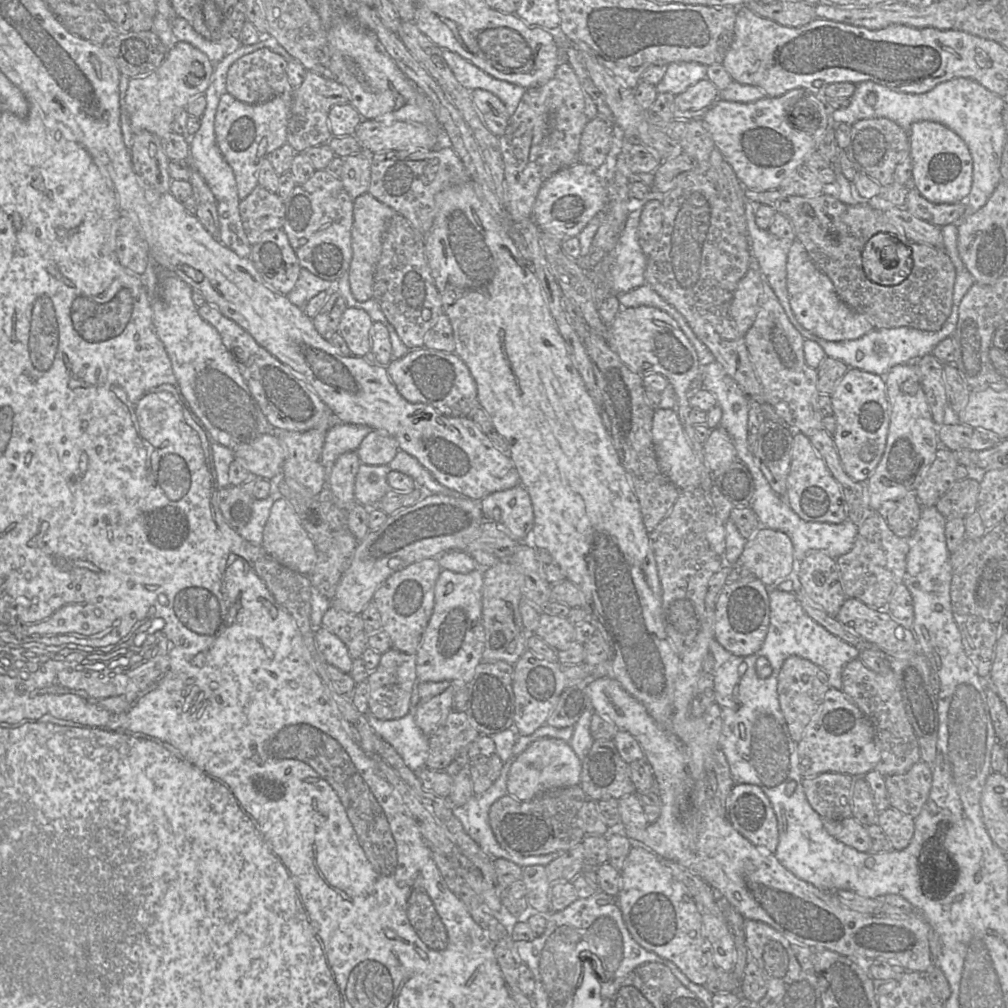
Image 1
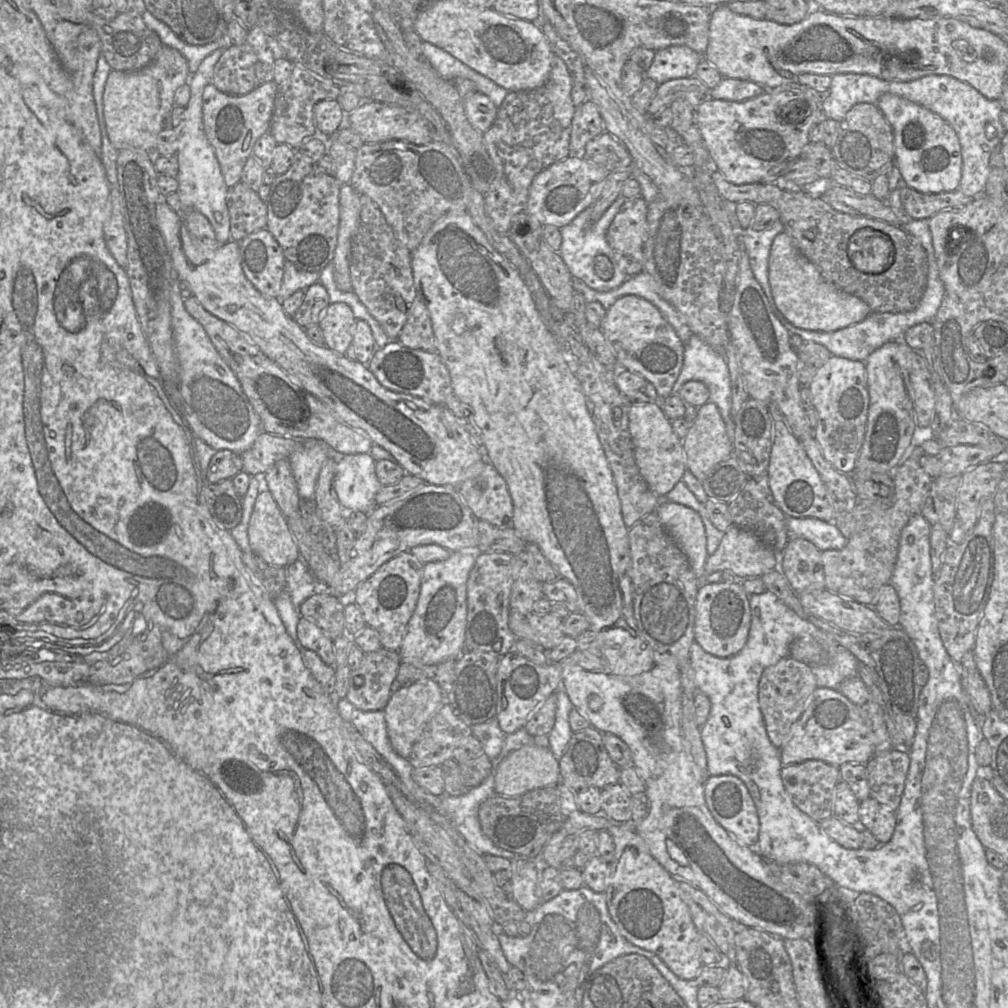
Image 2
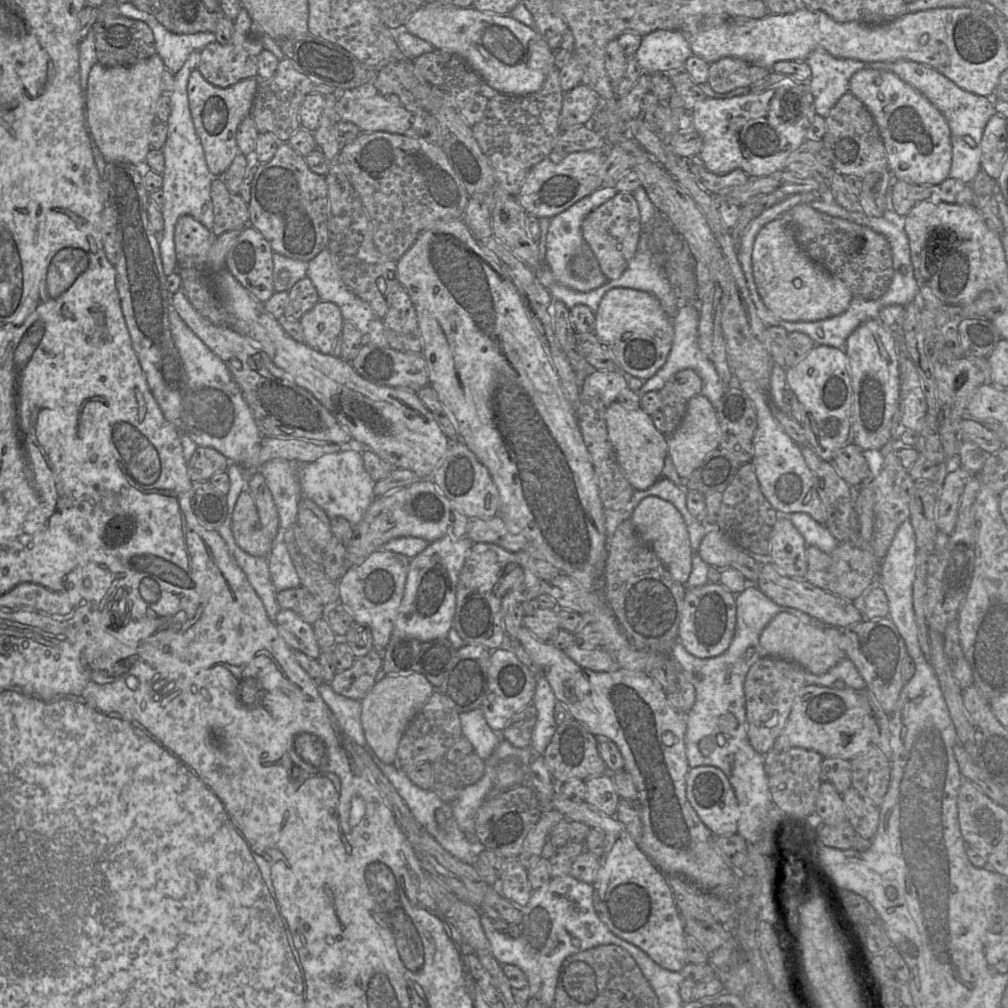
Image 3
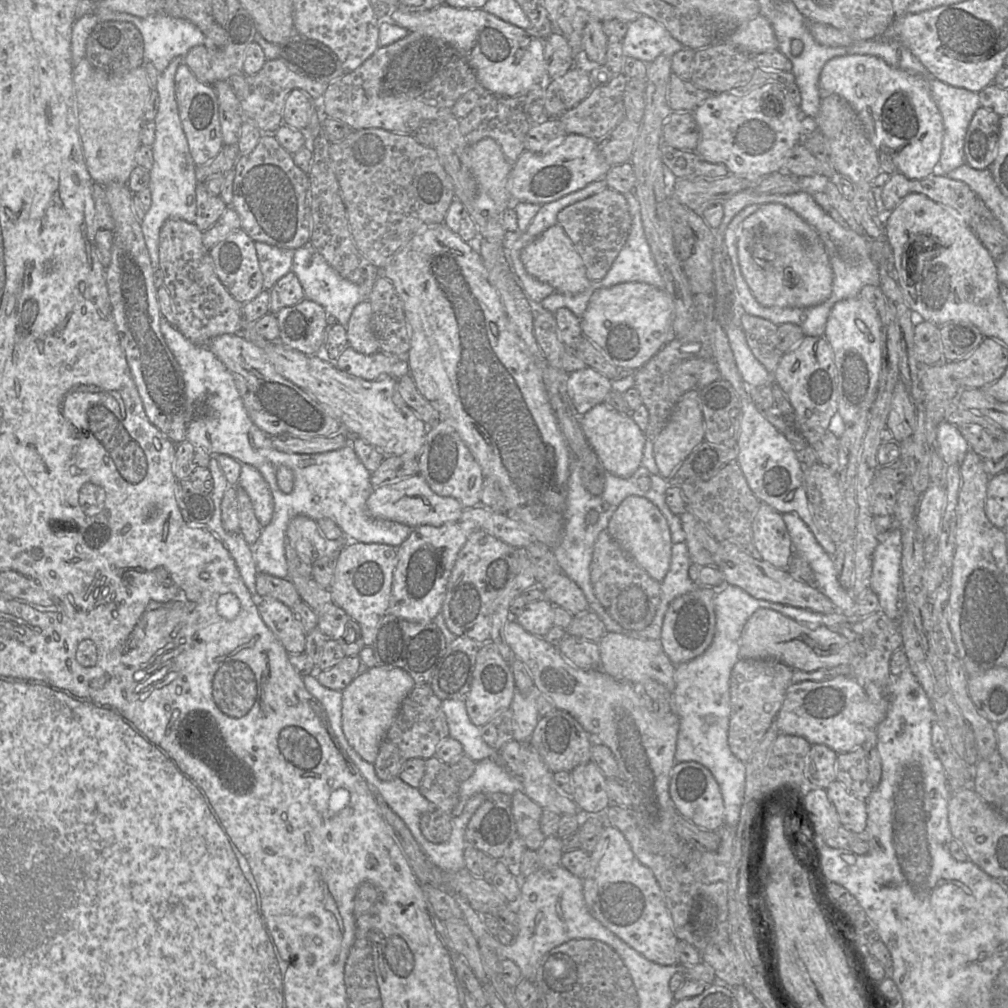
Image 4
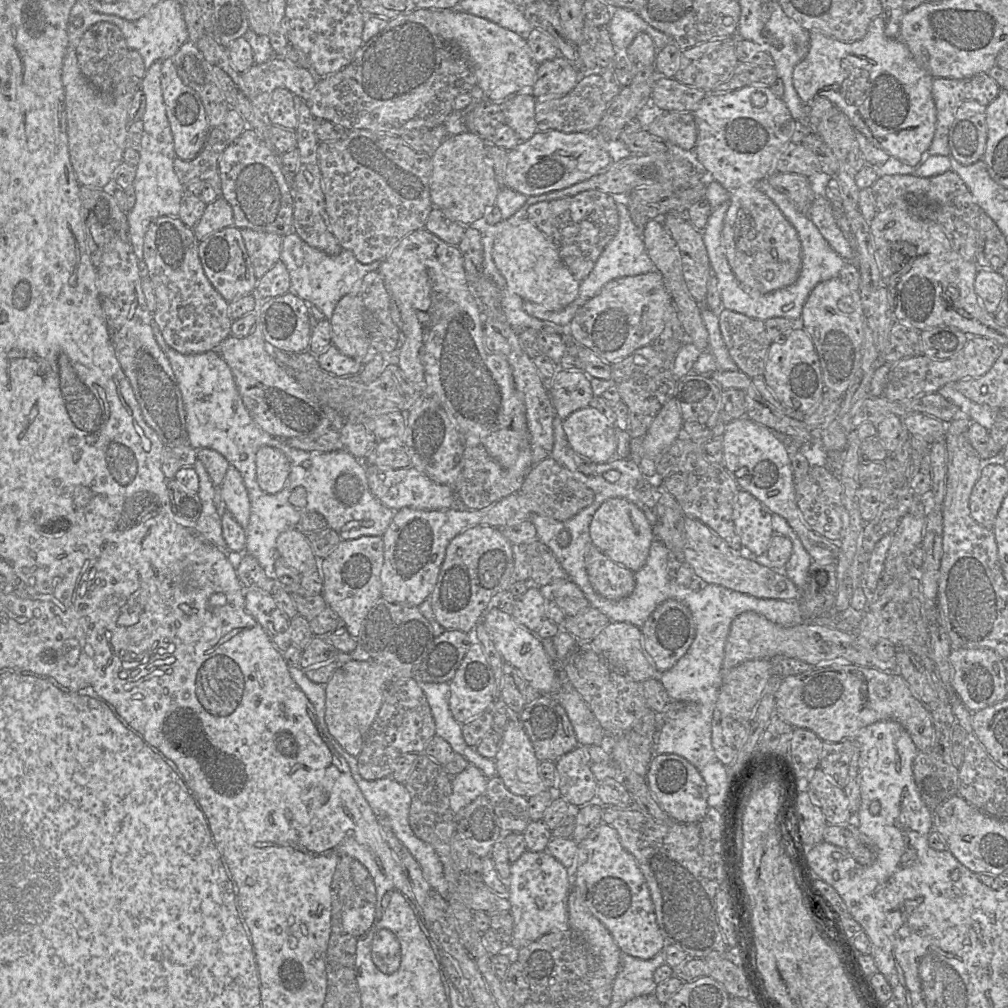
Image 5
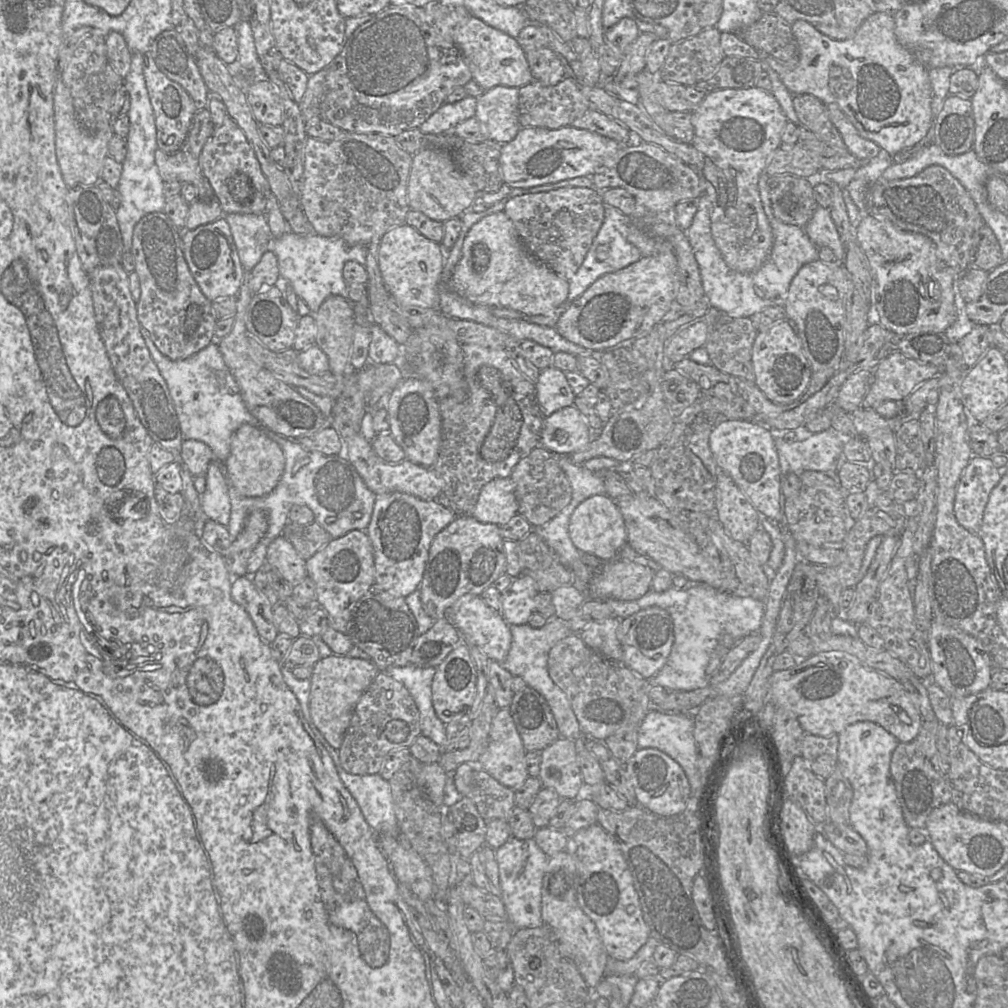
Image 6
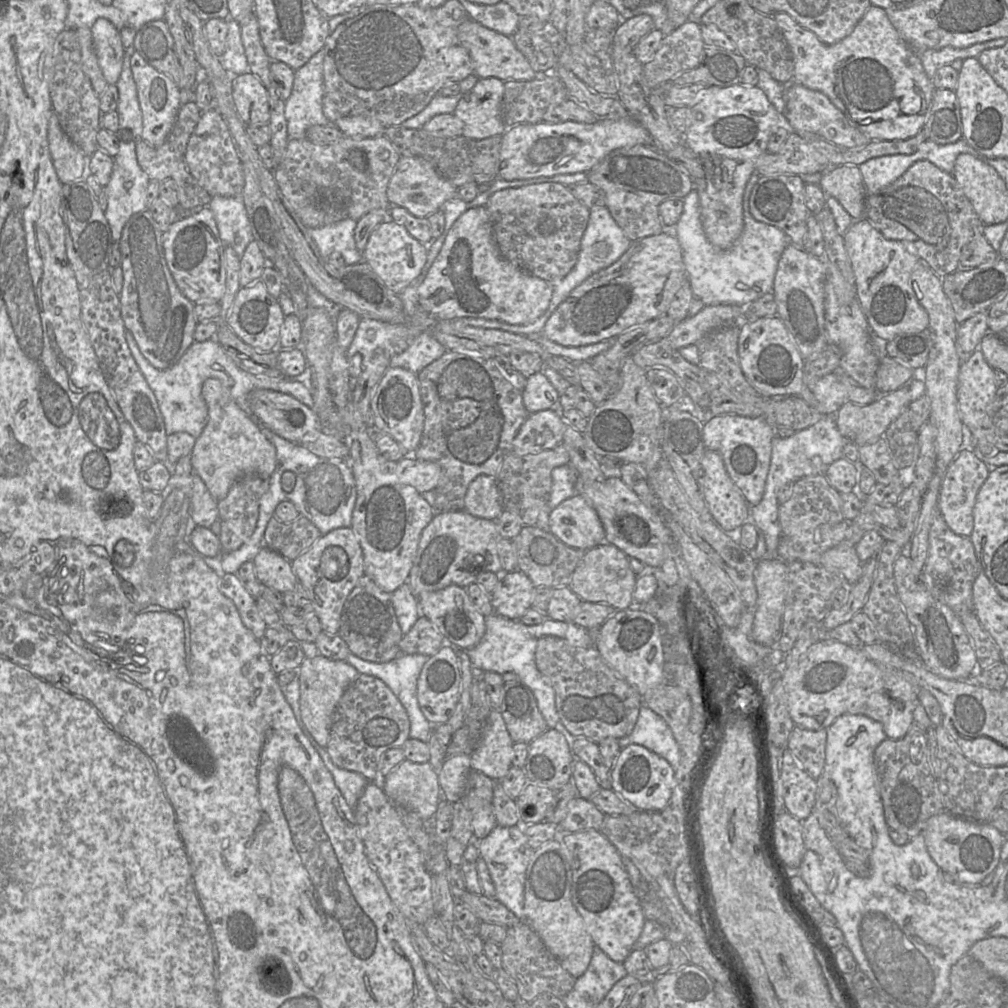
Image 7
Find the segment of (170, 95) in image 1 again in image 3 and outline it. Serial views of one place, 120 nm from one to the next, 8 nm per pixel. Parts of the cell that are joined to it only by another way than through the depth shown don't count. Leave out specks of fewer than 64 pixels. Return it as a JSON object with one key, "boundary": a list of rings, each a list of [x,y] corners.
{"boundary":[[[154,55],[127,67],[104,67],[96,63],[90,70],[85,92],[85,122],[93,144],[99,149],[107,163],[129,162],[136,166],[145,164],[151,150],[149,134],[156,121],[156,106],[163,91],[162,75],[166,71],[162,59]]]}

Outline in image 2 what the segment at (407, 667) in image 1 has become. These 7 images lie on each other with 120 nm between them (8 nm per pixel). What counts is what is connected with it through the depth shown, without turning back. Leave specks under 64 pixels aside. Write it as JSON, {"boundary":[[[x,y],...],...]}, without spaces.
{"boundary":[[[384,648],[364,654],[357,669],[350,671],[345,699],[362,711],[382,711],[402,663],[398,651]]]}

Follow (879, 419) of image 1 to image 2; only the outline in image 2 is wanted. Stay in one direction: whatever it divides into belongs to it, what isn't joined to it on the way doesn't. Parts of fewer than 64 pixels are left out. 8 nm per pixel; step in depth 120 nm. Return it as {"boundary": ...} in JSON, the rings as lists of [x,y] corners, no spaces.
{"boundary":[[[832,355],[818,369],[809,382],[808,388],[811,392],[813,407],[817,412],[817,424],[813,428],[813,436],[818,442],[824,458],[838,471],[850,475],[856,469],[869,412],[870,397],[865,363]]]}

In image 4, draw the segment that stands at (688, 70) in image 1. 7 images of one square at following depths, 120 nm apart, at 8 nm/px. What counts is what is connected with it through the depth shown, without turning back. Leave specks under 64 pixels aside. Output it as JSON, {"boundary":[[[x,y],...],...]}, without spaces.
{"boundary":[[[645,15],[627,24],[621,46],[624,56],[645,64],[653,62],[661,55],[671,58],[684,48],[662,24]]]}

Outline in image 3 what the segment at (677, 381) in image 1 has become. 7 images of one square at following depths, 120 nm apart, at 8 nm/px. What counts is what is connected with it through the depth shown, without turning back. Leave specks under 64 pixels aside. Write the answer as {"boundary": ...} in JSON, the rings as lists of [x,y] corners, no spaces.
{"boundary":[[[612,288],[603,296],[595,311],[595,316],[593,332],[613,354],[617,364],[624,372],[642,380],[648,380],[663,367],[672,347],[673,320],[669,318],[653,295],[631,288]]]}

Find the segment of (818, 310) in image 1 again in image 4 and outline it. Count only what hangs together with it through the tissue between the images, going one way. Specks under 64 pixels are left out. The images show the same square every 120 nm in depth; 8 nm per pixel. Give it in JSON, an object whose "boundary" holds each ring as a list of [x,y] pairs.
{"boundary":[[[764,203],[739,225],[738,262],[756,300],[768,307],[805,308],[818,305],[832,292],[833,272],[818,232],[780,203]]]}

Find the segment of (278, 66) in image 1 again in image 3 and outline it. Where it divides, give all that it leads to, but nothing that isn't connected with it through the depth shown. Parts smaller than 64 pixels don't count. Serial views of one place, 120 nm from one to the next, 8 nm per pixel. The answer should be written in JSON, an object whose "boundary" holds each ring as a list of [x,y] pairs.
{"boundary":[[[243,7],[234,22],[234,32],[228,44],[218,42],[208,44],[200,51],[197,70],[212,85],[219,88],[230,87],[244,79],[256,78],[258,73],[258,57],[264,49],[263,31]]]}

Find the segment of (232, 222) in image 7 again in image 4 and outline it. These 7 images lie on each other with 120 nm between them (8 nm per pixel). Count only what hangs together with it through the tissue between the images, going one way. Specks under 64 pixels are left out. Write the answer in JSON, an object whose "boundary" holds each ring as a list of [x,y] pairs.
{"boundary":[[[255,241],[255,249],[263,274],[263,287],[269,291],[280,278],[292,271],[294,251],[260,241]]]}

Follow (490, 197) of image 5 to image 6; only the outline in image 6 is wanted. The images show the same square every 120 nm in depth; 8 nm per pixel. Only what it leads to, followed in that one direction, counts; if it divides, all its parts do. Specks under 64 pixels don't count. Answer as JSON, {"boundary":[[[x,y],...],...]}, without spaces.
{"boundary":[[[424,149],[413,155],[407,186],[408,204],[432,220],[445,222],[460,218],[470,209],[479,191],[471,180],[456,167],[451,153],[445,149]]]}

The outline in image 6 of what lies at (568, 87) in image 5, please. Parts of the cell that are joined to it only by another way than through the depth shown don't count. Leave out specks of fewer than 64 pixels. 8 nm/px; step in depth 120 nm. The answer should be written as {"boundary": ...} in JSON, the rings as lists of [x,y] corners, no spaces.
{"boundary":[[[549,46],[525,52],[534,81],[554,86],[566,77],[565,69]]]}

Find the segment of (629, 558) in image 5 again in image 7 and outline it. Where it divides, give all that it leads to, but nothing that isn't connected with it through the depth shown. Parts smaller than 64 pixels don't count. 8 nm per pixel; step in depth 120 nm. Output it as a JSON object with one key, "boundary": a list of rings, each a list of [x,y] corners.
{"boundary":[[[575,494],[551,509],[548,520],[548,531],[570,547],[587,551],[606,542],[596,510],[581,494]]]}

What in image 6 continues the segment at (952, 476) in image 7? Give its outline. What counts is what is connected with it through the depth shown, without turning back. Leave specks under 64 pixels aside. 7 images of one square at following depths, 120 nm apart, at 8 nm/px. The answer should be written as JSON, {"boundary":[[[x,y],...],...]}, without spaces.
{"boundary":[[[973,455],[956,488],[954,514],[958,523],[978,534],[992,490],[998,485],[1002,470],[990,458]]]}

